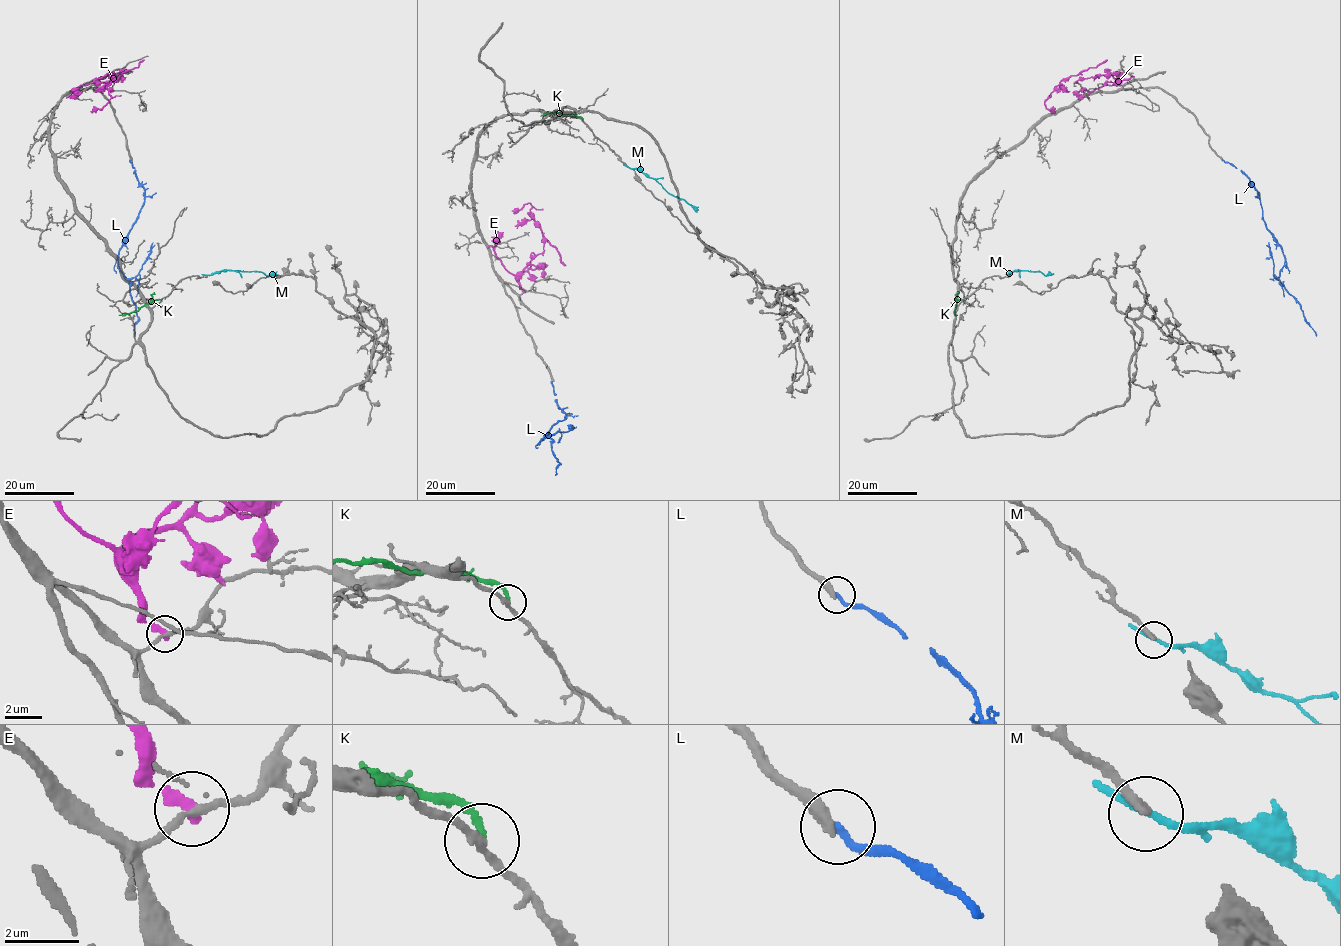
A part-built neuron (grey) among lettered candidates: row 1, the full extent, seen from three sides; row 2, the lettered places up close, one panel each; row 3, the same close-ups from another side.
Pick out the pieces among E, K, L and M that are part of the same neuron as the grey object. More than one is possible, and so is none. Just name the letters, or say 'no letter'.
no letter

